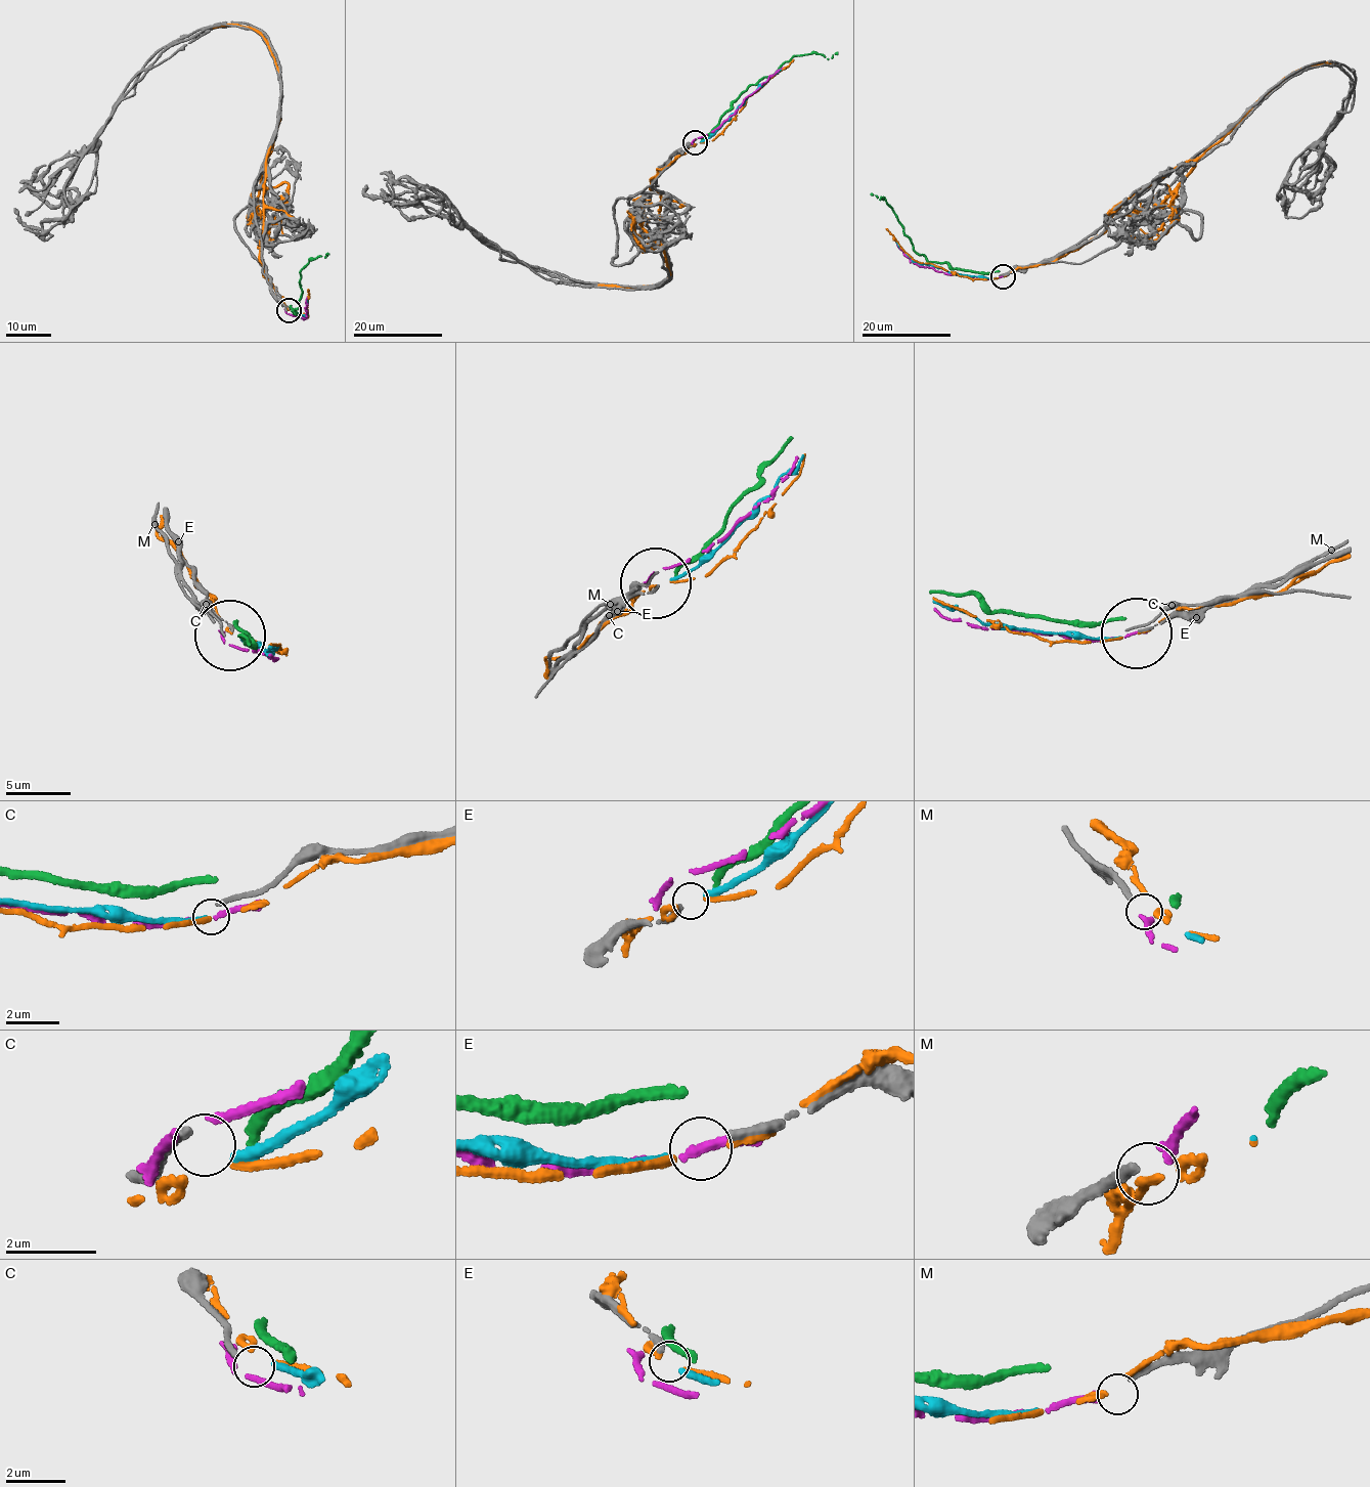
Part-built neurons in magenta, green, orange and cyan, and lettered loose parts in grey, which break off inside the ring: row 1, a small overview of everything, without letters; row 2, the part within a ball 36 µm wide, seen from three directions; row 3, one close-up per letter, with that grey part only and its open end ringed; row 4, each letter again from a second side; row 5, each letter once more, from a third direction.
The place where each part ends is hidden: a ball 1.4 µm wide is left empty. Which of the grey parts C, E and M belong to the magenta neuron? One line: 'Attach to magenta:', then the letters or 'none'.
Attach to magenta: M

